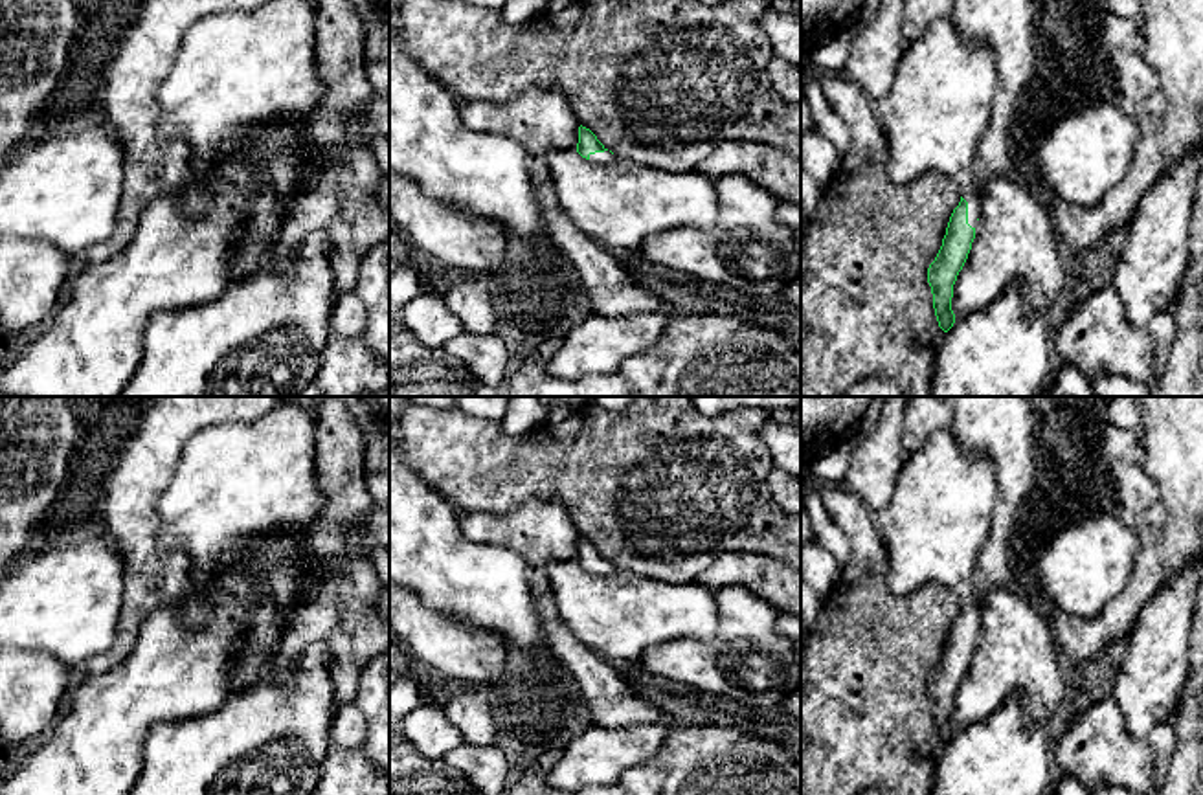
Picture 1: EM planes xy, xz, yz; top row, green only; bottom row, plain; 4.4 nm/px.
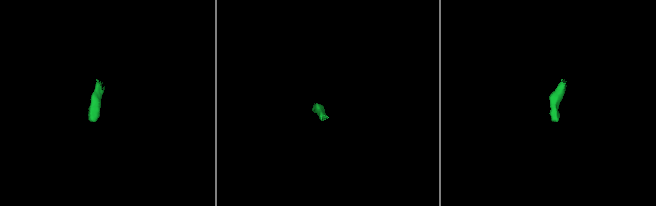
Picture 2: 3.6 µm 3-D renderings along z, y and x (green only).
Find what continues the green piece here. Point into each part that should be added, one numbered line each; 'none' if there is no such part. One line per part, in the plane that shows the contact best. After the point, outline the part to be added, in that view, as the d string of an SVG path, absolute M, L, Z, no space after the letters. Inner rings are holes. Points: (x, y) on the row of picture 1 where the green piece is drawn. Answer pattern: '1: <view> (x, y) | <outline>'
1: yz (935, 116) | M946 17L907 44L889 94L874 103L891 178L907 184L926 173L950 176L968 202L972 228L983 193L977 152L997 86L994 55L979 40L962 40Z

